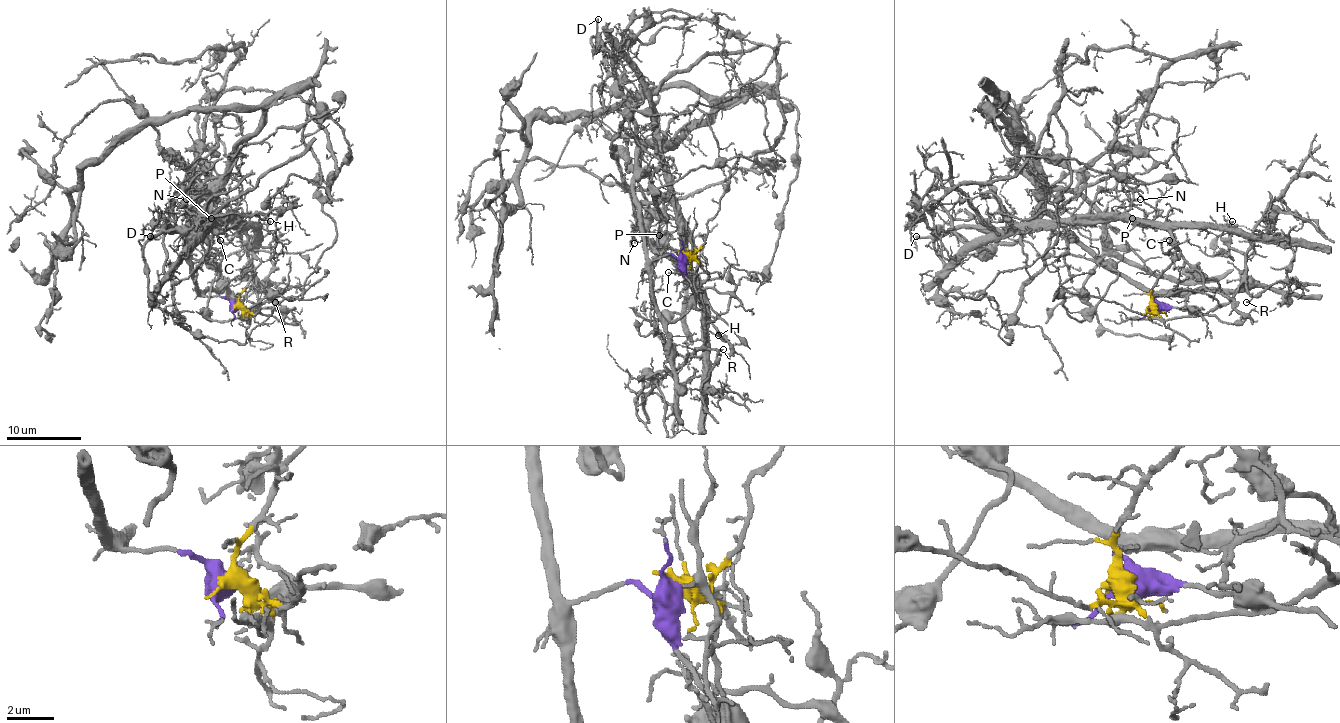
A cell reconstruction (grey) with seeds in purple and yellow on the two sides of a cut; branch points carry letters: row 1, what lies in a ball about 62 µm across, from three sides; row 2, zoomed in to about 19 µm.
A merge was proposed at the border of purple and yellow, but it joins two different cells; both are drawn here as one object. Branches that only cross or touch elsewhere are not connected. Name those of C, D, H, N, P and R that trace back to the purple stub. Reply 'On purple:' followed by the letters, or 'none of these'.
On purple: D, R

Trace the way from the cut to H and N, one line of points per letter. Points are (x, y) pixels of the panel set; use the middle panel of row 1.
H: (684, 254), (690, 254), (708, 276), (701, 282), (692, 276), (703, 296), (705, 324), (718, 336)
N: (684, 254), (708, 274), (703, 282), (686, 265), (679, 205), (671, 192), (643, 203), (636, 216), (634, 242)

